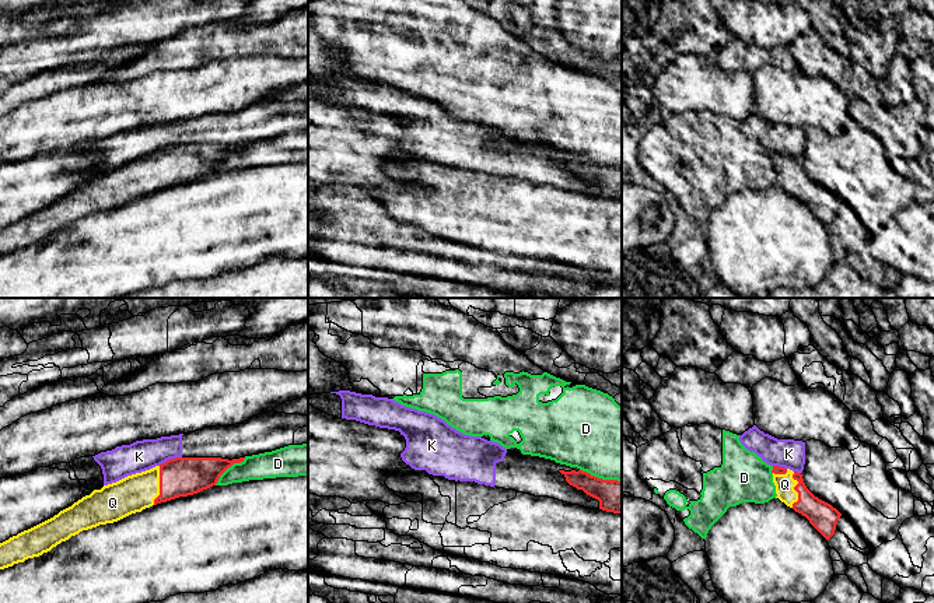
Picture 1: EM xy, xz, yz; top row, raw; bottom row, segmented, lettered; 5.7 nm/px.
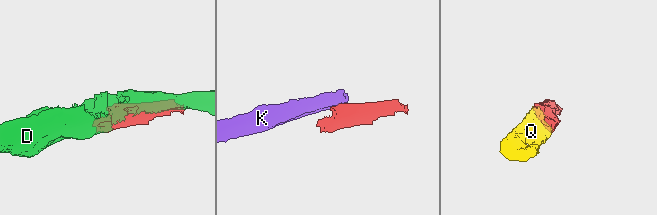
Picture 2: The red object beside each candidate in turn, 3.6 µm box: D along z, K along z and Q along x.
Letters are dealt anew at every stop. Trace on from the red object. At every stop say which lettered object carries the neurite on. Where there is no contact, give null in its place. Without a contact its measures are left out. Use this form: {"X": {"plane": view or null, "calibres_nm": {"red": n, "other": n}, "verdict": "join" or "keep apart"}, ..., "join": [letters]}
{"D": {"plane": "xy", "calibres_nm": {"red": 220, "other": 160}, "verdict": "keep apart"}, "K": {"plane": "xy", "calibres_nm": {"red": 220, "other": 180}, "verdict": "keep apart"}, "Q": {"plane": "xy", "calibres_nm": {"red": 220, "other": 220}, "verdict": "join"}, "join": ["Q"]}

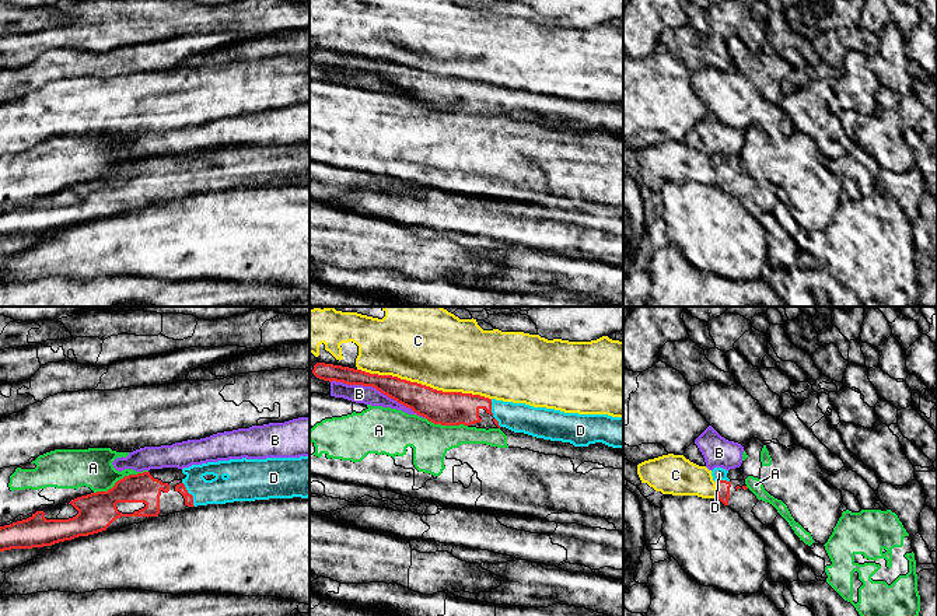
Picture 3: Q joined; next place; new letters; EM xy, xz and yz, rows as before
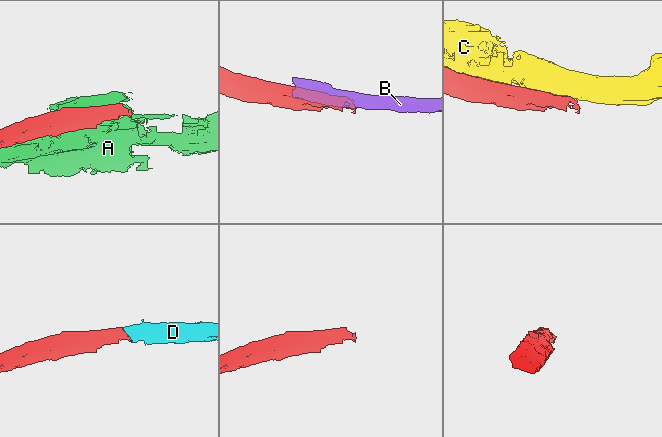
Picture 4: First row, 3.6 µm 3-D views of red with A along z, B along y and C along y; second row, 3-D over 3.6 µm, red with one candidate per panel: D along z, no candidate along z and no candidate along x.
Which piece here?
{"A": {"plane": "xy", "calibres_nm": {"red": 220, "other": 220}, "verdict": "keep apart"}, "B": {"plane": "xz", "calibres_nm": {"red": 160, "other": 110}, "verdict": "keep apart"}, "C": {"plane": "xz", "calibres_nm": {"red": 190, "other": 440}, "verdict": "keep apart"}, "D": {"plane": "xy", "calibres_nm": {"red": 50, "other": 160}, "verdict": "join"}, "join": ["D"]}

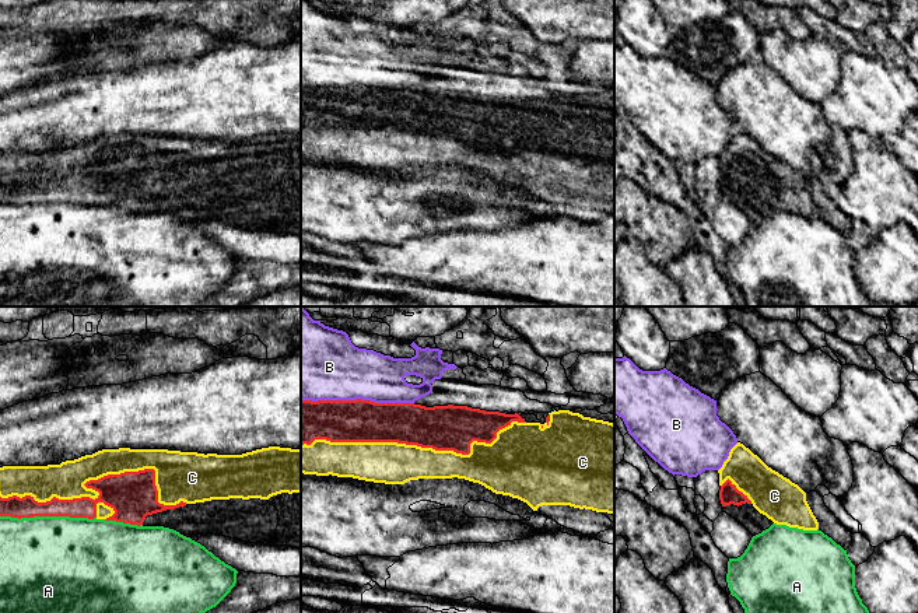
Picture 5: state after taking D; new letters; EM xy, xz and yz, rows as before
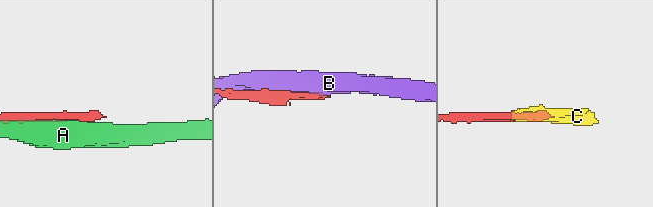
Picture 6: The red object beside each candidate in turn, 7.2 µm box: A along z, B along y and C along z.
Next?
{"A": {"plane": "xy", "calibres_nm": {"red": 120, "other": 500}, "verdict": "keep apart"}, "B": {"plane": "xz", "calibres_nm": {"red": 240, "other": 380}, "verdict": "keep apart"}, "C": {"plane": "xy", "calibres_nm": {"red": 280, "other": 200}, "verdict": "join"}, "join": ["C"]}

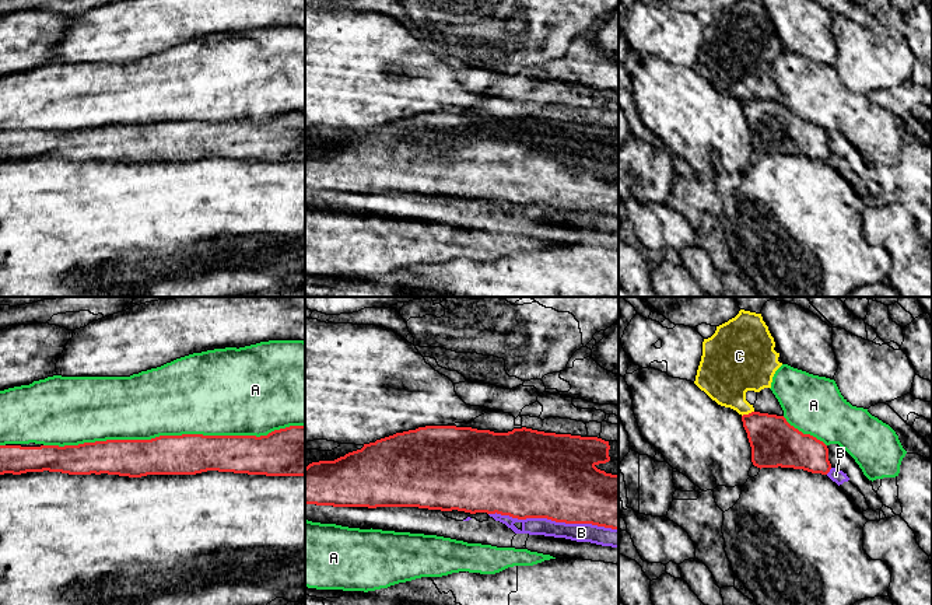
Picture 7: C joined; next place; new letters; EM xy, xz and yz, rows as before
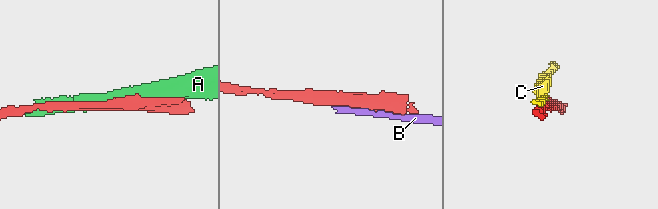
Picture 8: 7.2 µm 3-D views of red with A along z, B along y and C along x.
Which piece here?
{"A": {"plane": "xy", "calibres_nm": {"red": 240, "other": 440}, "verdict": "keep apart"}, "B": {"plane": "xz", "calibres_nm": {"red": 480, "other": 110}, "verdict": "keep apart"}, "C": {"plane": "yz", "calibres_nm": {"red": 280, "other": 300}, "verdict": "keep apart"}, "join": []}

